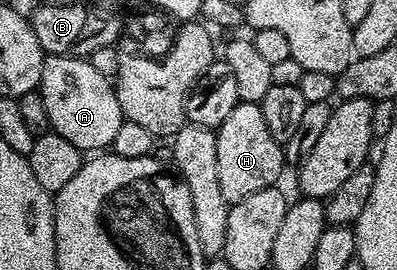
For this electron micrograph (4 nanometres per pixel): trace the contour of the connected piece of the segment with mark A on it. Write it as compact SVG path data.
M46 55L39 90L43 97L43 106L47 108L49 126L56 134L67 137L67 141L71 141L71 145L75 145L82 153L101 153L112 148L115 133L123 122L117 89L114 80L103 77L103 73L95 70L95 65L91 65L88 58L76 55Z

